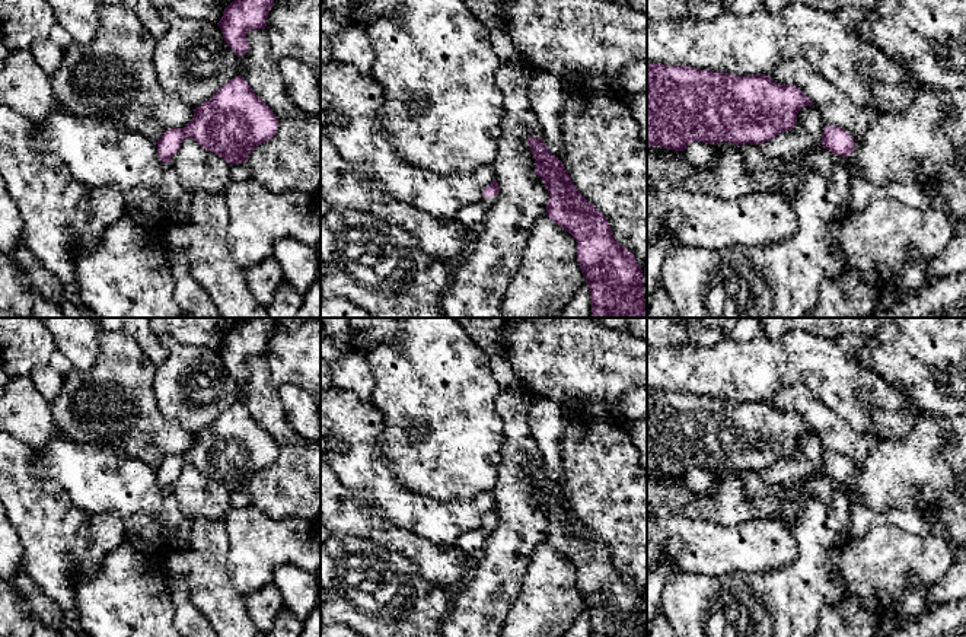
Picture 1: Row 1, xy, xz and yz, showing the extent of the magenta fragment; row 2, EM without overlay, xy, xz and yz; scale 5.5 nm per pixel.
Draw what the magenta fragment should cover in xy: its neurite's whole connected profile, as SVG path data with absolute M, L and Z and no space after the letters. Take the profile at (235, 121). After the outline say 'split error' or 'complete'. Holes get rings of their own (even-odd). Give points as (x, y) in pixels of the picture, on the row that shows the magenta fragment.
M236 76L223 85L216 95L194 109L192 120L184 128L169 128L157 140L157 155L163 163L172 162L173 155L181 149L181 143L189 137L201 147L223 157L230 166L248 162L251 152L271 140L278 130L278 120L272 109L264 103L252 90L248 82Z | complete

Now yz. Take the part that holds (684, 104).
M647 63L647 149L659 146L683 152L692 141L718 144L762 144L784 131L794 128L797 114L804 106L814 106L810 98L796 85L775 83L766 74L734 76L714 70L698 70L691 66L666 66Z | complete

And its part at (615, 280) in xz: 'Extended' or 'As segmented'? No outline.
As segmented

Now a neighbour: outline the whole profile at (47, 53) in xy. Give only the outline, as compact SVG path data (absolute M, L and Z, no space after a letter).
M50 38L38 39L36 42L32 44L29 51L35 57L41 69L47 71L50 76L52 76L57 70L61 69L61 61L66 55L66 51L63 51Z

